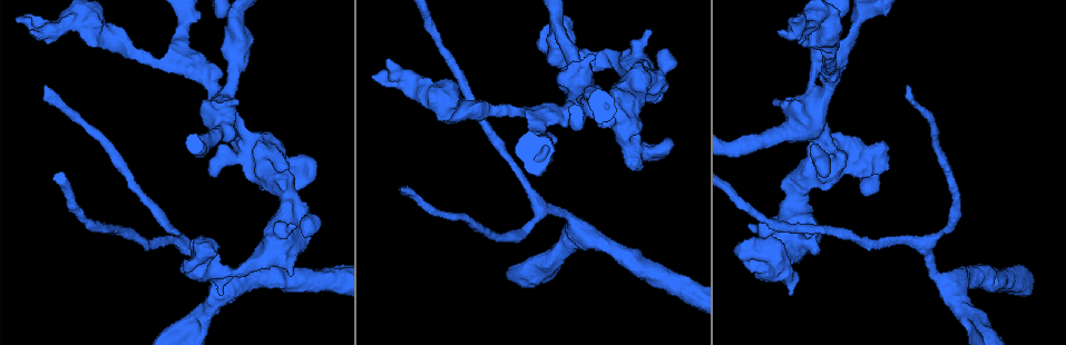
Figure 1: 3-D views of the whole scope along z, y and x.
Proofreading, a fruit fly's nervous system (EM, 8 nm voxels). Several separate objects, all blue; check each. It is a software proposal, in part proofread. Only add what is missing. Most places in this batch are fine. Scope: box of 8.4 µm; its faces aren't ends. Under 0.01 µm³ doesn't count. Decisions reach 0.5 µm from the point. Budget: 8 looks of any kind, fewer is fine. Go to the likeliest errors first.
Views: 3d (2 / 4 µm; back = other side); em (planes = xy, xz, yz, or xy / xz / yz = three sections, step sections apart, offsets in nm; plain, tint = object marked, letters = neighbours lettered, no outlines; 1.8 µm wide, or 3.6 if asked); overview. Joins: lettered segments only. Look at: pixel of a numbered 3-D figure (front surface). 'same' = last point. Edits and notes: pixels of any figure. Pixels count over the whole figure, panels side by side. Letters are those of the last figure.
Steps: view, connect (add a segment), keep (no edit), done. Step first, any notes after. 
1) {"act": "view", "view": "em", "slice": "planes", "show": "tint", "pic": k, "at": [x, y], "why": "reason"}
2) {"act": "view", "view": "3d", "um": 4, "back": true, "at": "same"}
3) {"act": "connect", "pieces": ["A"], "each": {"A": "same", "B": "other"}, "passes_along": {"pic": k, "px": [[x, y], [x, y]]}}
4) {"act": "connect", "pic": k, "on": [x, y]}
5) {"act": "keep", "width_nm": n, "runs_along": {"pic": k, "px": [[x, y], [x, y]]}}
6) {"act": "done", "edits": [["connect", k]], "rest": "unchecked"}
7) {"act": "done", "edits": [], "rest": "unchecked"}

{"act": "view", "view": "em", "slice": "planes", "show": "letters", "pic": 1, "at": [907, 87], "why": "end of a long branch"}

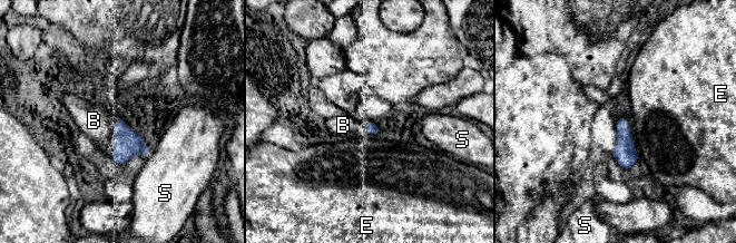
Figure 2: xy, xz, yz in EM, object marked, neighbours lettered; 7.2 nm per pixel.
{"act": "connect", "pic": 2, "on": [96, 124], "each": {"B": "same", "E": "other", "S": "other"}, "found": "it goes on there"}

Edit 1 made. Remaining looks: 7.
{"act": "view", "view": "overview"}

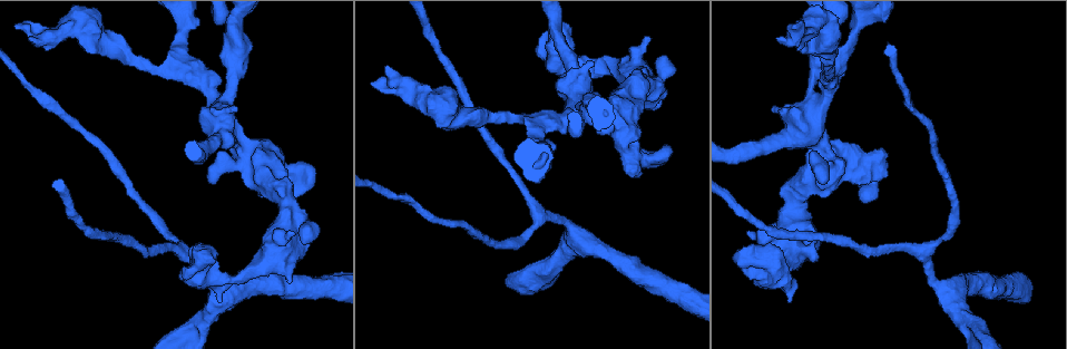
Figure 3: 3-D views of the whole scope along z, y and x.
{"act": "view", "view": "em", "slice": "planes", "show": "letters", "pic": 3, "at": [236, 144], "why": "narrows sharply"}

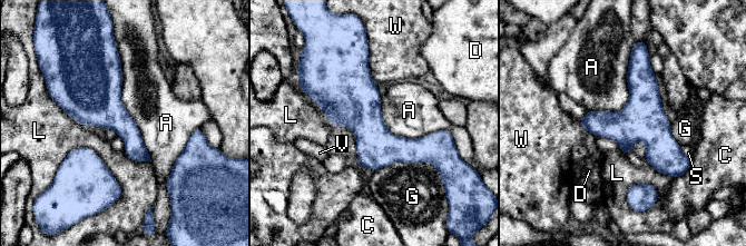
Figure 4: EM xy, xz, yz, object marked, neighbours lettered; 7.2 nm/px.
{"act": "keep", "longest_contact_nm": ["A", 850], "each": {"A": "other", "C": "other", "D": "other", "G": "other", "L": "other", "S": "other", "V": "other", "W": "other"}, "found": "no lettered segment goes on from it"}

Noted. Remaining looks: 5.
{"act": "view", "view": "em", "slice": "xy", "step": 8, "show": "tint", "pic": 3, "at": [89, 26], "why": "sudden change in width"}

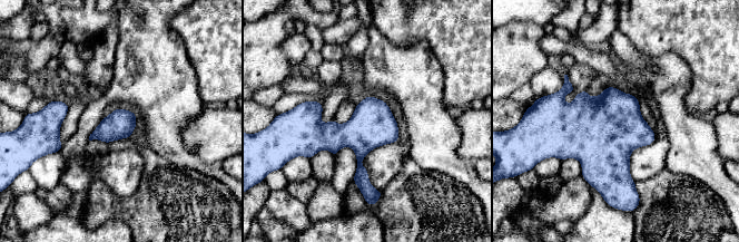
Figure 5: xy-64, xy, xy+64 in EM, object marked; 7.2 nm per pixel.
{"act": "view", "view": "em", "slice": "yz", "step": 8, "show": "letters", "at": "same", "why": "another direction"}

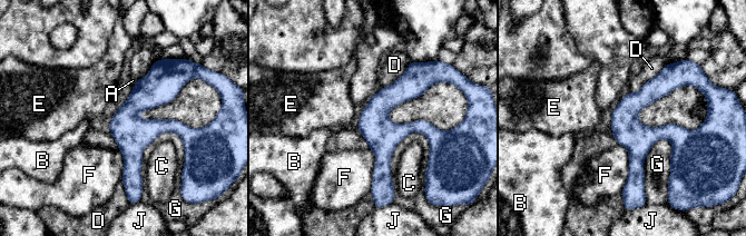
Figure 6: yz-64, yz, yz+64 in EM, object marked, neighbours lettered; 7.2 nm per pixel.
{"act": "keep", "each": {"A": "other", "B": "other", "C": "other", "D": "other", "E": "other", "F": "other", "G": "other", "J": "other"}, "border": {"pic": 6, "px": [[673, 62], [630, 91]]}, "found": "none of them fits"}

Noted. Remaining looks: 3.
{"act": "view", "view": "3d", "um": 2, "pic": 3, "at": [638, 159], "why": "narrows sharply"}

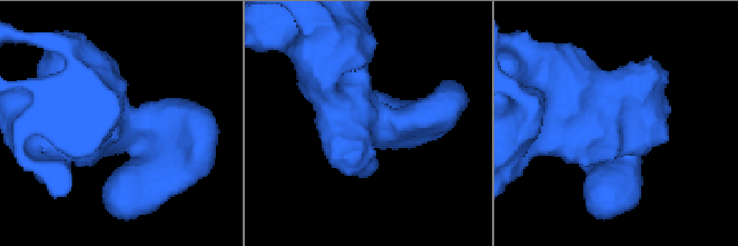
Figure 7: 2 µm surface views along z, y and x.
{"act": "view", "view": "em", "slice": "xy", "step": 16, "show": "tint", "pic": 7, "at": [610, 124], "why": "now the EM"}

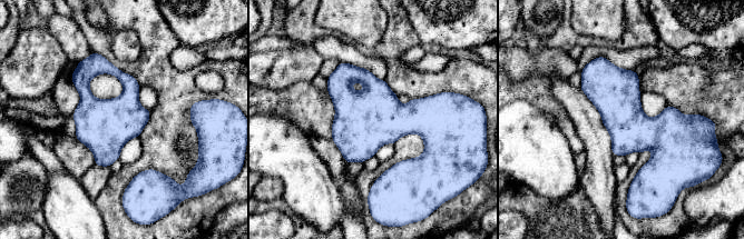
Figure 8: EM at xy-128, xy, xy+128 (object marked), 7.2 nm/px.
{"act": "view", "view": "em", "slice": "yz", "step": 8, "show": "letters", "at": "same", "why": "cut it another way"}

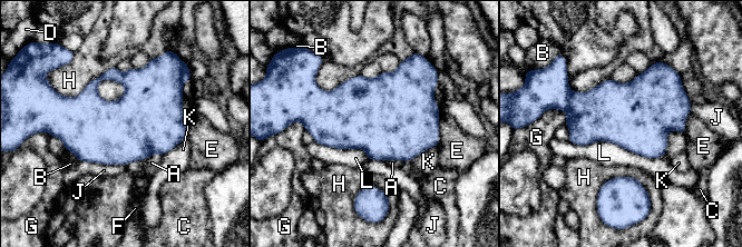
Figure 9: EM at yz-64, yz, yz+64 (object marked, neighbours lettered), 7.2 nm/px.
{"act": "keep", "longest_contact_nm": ["L", 700], "each": {"A": "other", "B": "other", "C": "other", "D": "other", "E": "other", "F": "other", "G": "other", "H": "other", "J": "other", "K": "other", "L": "other"}, "border": {"pic": 9, "px": [[568, 140], [611, 141], [662, 158]]}, "found": "no lettered segment goes on from it"}

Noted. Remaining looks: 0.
{"act": "done", "edits": [["connect", 2]], "rest": "unchecked"}

